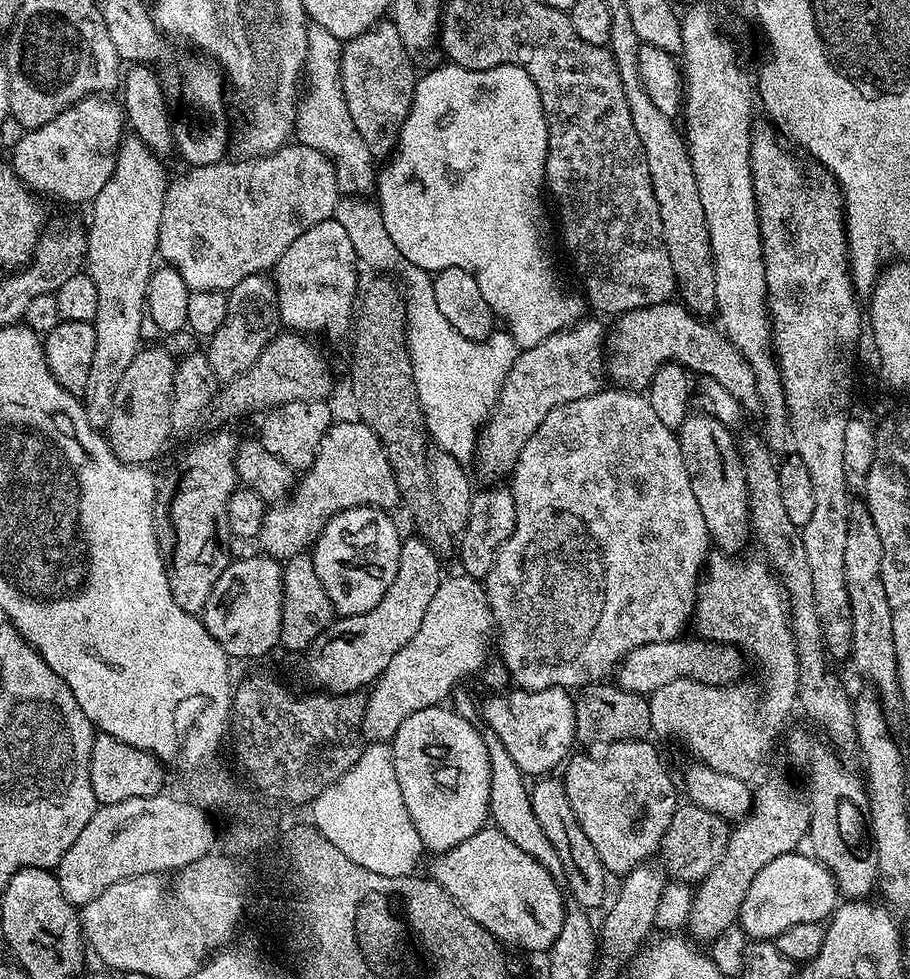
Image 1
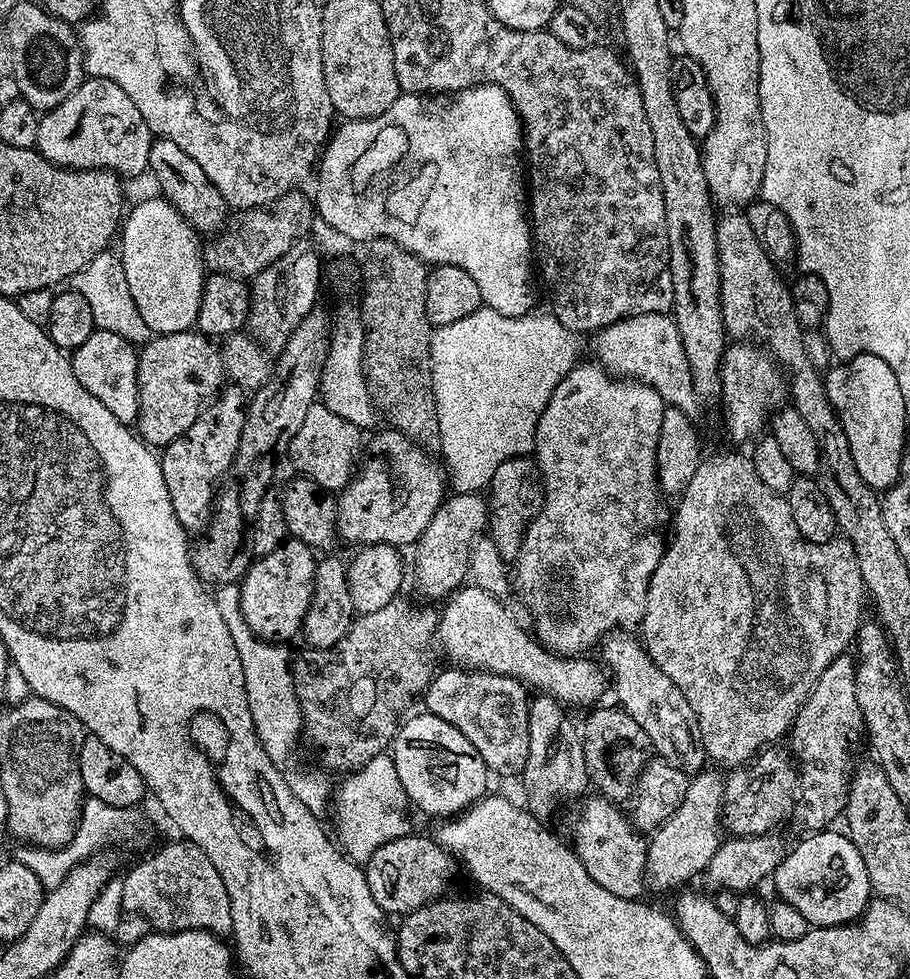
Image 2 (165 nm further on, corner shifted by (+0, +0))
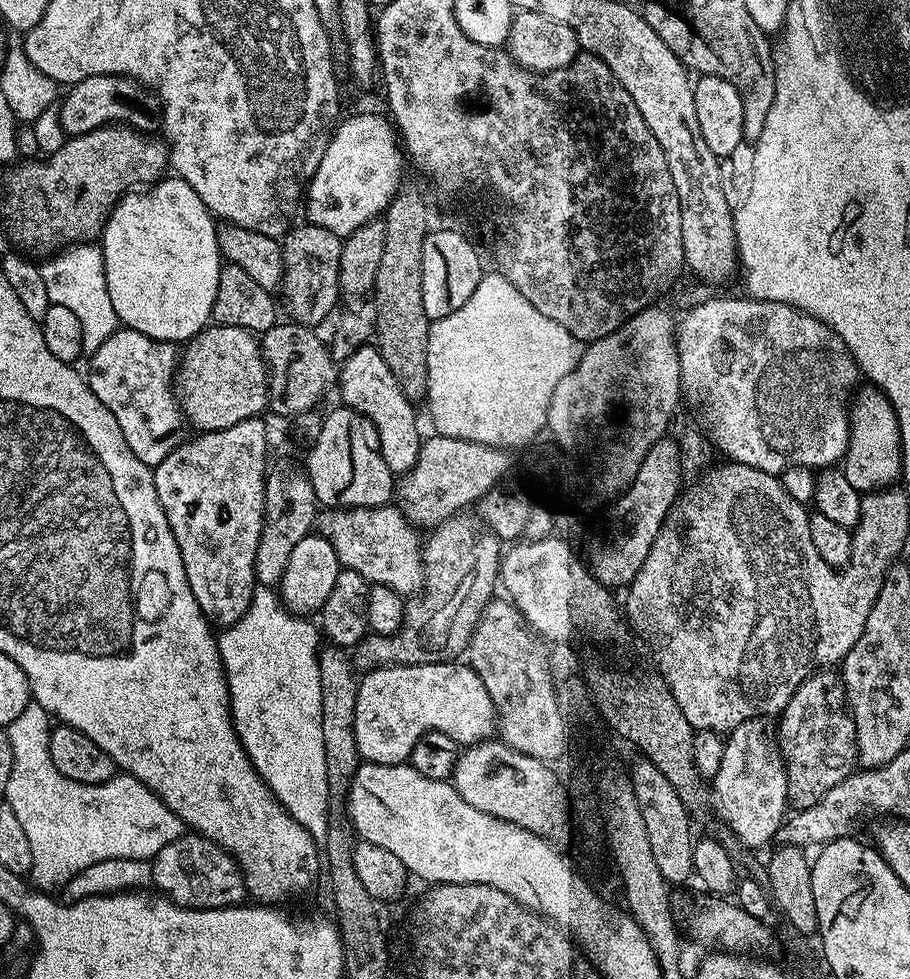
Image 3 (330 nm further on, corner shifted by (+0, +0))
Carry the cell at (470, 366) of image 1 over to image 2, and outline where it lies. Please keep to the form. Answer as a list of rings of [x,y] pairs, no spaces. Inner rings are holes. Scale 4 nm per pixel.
[[[481,306],[474,317],[476,344],[468,344],[468,326],[470,326],[468,320],[459,320],[453,324],[441,324],[433,331],[430,358],[432,359],[432,385],[436,395],[438,426],[440,427],[440,447],[438,452],[439,455],[444,455],[442,464],[446,469],[446,476],[450,481],[450,488],[453,493],[483,493],[487,489],[488,483],[494,478],[494,470],[498,470],[498,466],[502,466],[502,462],[506,462],[515,456],[528,456],[535,449],[538,418],[542,418],[542,410],[546,410],[546,402],[550,402],[550,394],[554,394],[558,382],[562,382],[562,378],[566,378],[566,374],[570,369],[576,367],[578,363],[576,355],[580,352],[580,344],[576,341],[579,340],[577,333],[571,332],[566,326],[562,326],[562,322],[558,322],[555,316],[551,314],[545,314],[545,316],[536,315],[507,316],[506,314],[498,314],[498,310],[493,308]]]

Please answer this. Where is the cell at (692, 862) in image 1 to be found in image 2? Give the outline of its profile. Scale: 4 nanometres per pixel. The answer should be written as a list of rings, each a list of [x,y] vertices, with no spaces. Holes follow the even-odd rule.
[[[769,746],[759,753],[751,762],[736,766],[727,773],[724,781],[724,807],[722,824],[728,828],[733,837],[764,836],[776,830],[780,823],[789,815],[793,815],[798,803],[798,768],[793,757],[787,751],[779,752],[779,747]]]

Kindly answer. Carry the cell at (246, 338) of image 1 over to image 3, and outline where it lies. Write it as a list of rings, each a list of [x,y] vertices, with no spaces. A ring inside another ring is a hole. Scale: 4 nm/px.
[[[307,222],[301,223],[301,228],[293,227],[283,237],[282,247],[284,249],[284,304],[288,307],[287,314],[295,323],[309,326],[317,326],[327,319],[329,315],[337,311],[336,303],[342,299],[340,290],[340,259],[342,258],[341,237],[334,235],[317,224]]]

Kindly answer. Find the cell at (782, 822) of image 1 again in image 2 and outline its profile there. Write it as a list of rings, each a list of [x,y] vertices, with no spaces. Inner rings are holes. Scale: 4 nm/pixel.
[[[845,654],[834,658],[798,710],[790,729],[791,755],[798,765],[803,788],[794,812],[808,830],[824,830],[831,820],[840,820],[848,805],[848,785],[852,783],[852,728],[859,729],[864,719],[856,697],[856,660]]]

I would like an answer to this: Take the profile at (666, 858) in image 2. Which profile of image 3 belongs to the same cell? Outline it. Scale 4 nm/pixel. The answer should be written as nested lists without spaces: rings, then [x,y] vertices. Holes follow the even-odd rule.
[[[757,718],[747,720],[727,733],[722,754],[722,766],[718,774],[711,777],[711,799],[720,803],[720,816],[729,824],[732,835],[740,839],[749,850],[758,850],[767,840],[775,841],[777,832],[786,820],[784,807],[789,807],[788,779],[784,769],[784,754],[780,751],[778,728],[771,719]]]

